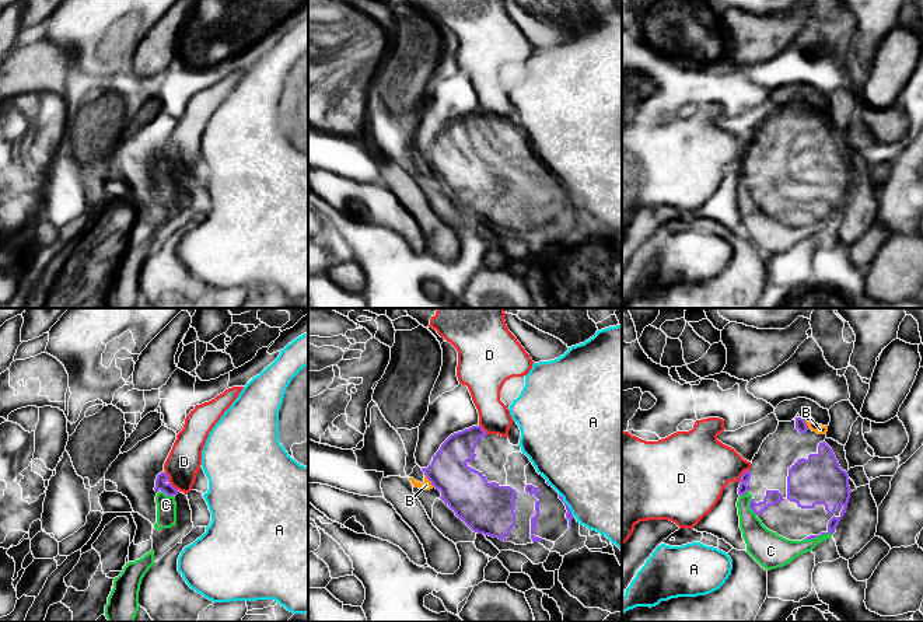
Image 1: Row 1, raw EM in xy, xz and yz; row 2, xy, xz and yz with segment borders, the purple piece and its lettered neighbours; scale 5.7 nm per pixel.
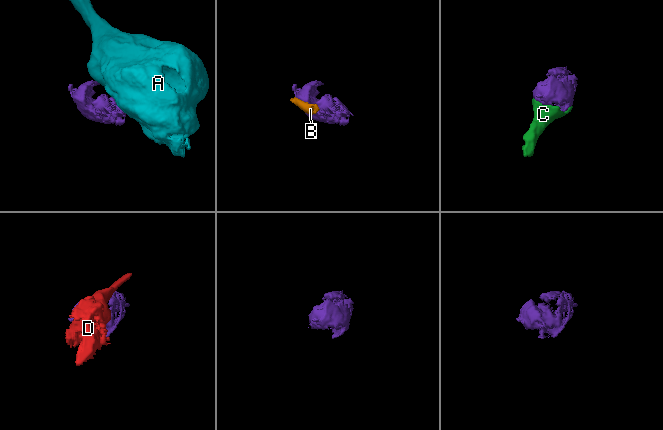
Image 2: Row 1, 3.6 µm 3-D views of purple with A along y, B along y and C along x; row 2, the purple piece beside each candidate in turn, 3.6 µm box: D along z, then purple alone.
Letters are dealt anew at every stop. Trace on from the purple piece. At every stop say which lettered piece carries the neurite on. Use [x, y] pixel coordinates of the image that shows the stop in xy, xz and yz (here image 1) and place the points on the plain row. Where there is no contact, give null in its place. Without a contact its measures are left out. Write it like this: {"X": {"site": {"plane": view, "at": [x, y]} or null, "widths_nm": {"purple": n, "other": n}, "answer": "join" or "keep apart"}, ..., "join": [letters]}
{"A": {"site": {"plane": "xz", "at": [566, 191]}, "widths_nm": {"purple": 50, "other": 500}, "answer": "keep apart"}, "B": {"site": {"plane": "xz", "at": [429, 166]}, "widths_nm": {"purple": 260, "other": 60}, "answer": "keep apart"}, "C": {"site": {"plane": "yz", "at": [818, 222]}, "widths_nm": {"purple": 160, "other": 170}, "answer": "join"}, "D": {"site": {"plane": "xy", "at": [170, 170]}, "widths_nm": {"purple": 70, "other": 190}, "answer": "keep apart"}, "join": ["C"]}

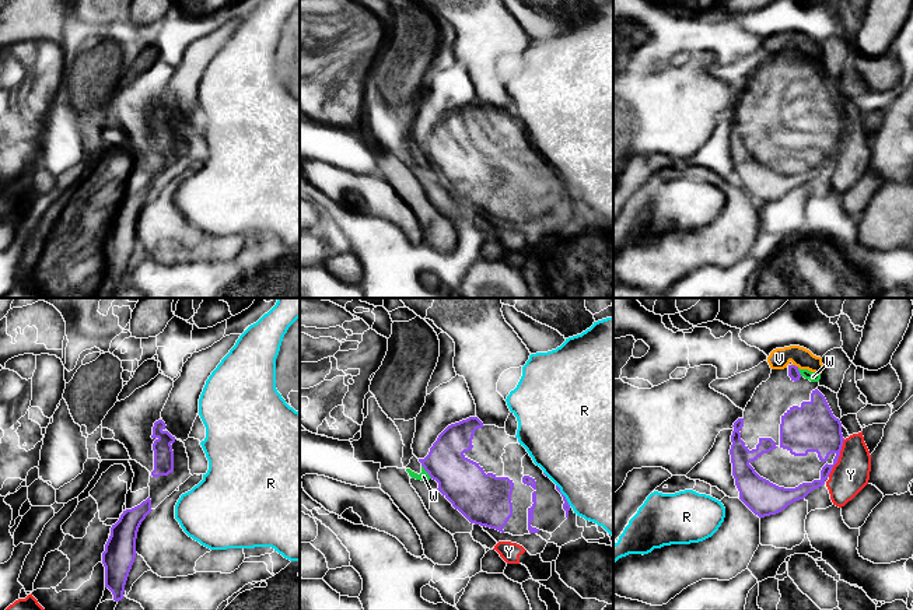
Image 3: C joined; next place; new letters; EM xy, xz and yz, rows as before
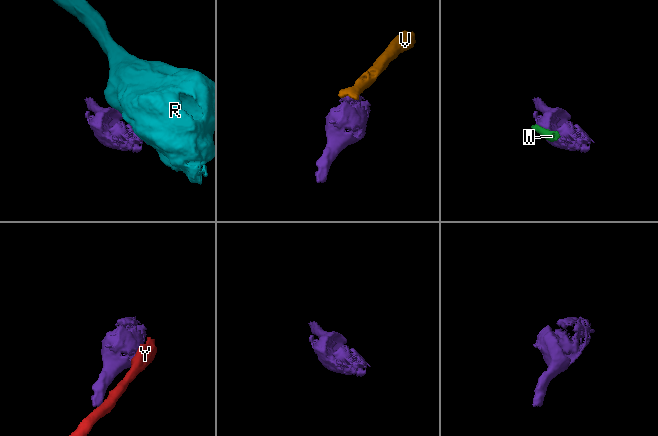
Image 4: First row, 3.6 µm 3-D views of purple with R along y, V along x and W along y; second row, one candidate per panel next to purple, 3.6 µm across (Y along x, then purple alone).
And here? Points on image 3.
{"R": {"site": {"plane": "xz", "at": [563, 182]}, "widths_nm": {"purple": 50, "other": 500}, "answer": "keep apart"}, "V": {"site": {"plane": "yz", "at": [794, 52]}, "widths_nm": {"purple": 70, "other": 120}, "answer": "keep apart"}, "W": {"site": {"plane": "xz", "at": [426, 157]}, "widths_nm": {"purple": 260, "other": 60}, "answer": "keep apart"}, "Y": {"site": {"plane": "yz", "at": [838, 144]}, "widths_nm": {"purple": 280, "other": 220}, "answer": "keep apart"}, "join": []}

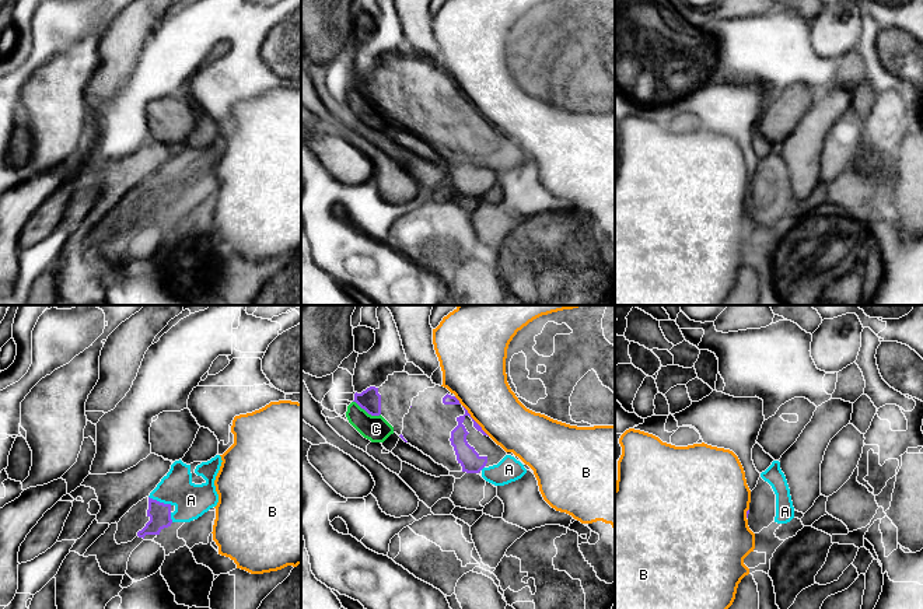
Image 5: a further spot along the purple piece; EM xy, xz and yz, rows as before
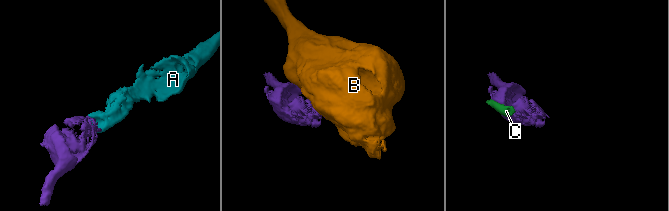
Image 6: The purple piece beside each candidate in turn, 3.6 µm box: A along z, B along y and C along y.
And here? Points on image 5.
{"A": {"site": {"plane": "xy", "at": [158, 188]}, "widths_nm": {"purple": 130, "other": 200}, "answer": "join"}, "B": {"site": {"plane": "xz", "at": [469, 102]}, "widths_nm": {"purple": 120, "other": 340}, "answer": "keep apart"}, "C": {"site": {"plane": "xz", "at": [367, 98]}, "widths_nm": {"purple": 120, "other": 150}, "answer": "keep apart"}, "join": ["A"]}

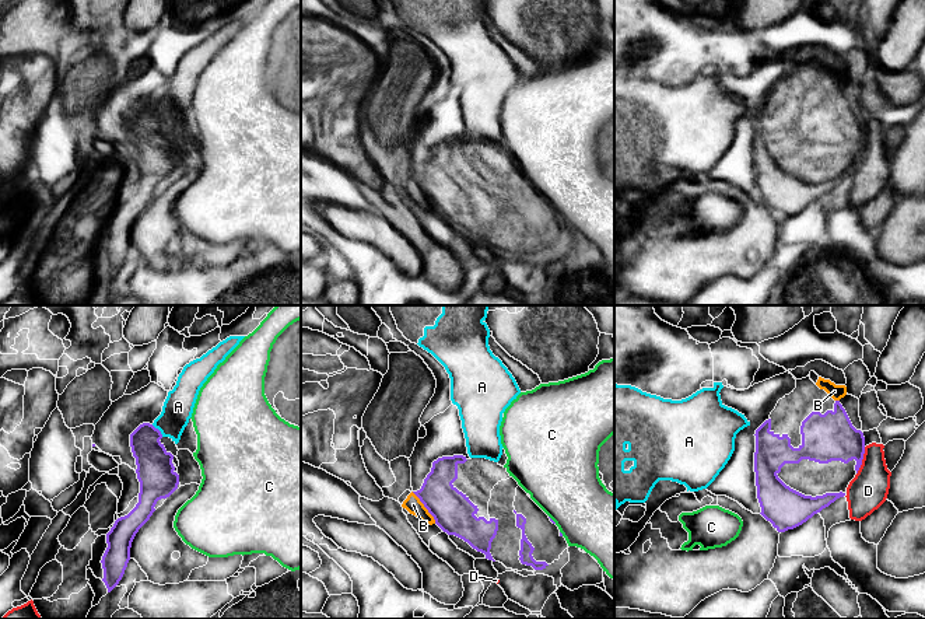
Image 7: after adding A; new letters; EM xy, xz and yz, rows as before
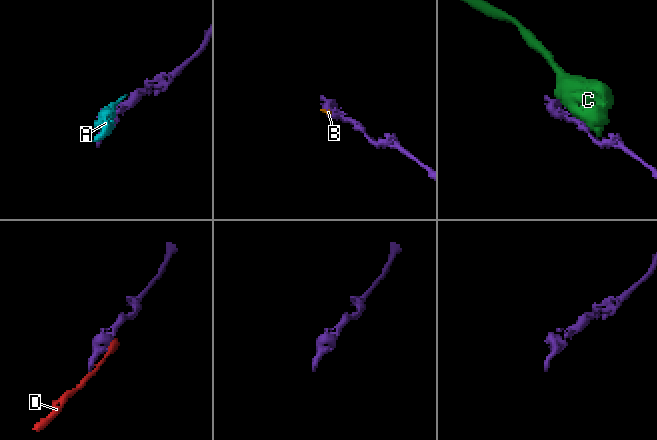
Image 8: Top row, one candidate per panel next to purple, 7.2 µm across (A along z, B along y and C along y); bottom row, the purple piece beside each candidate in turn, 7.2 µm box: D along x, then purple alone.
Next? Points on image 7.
{"A": {"site": {"plane": "xy", "at": [158, 116]}, "widths_nm": {"purple": 220, "other": 170}, "answer": "keep apart"}, "B": {"site": {"plane": "xz", "at": [424, 192]}, "widths_nm": {"purple": 240, "other": 90}, "answer": "keep apart"}, "C": {"site": {"plane": "xz", "at": [552, 206]}, "widths_nm": {"purple": 20, "other": 420}, "answer": "keep apart"}, "D": {"site": {"plane": "yz", "at": [861, 147]}, "widths_nm": {"purple": 280, "other": 220}, "answer": "keep apart"}, "join": []}

